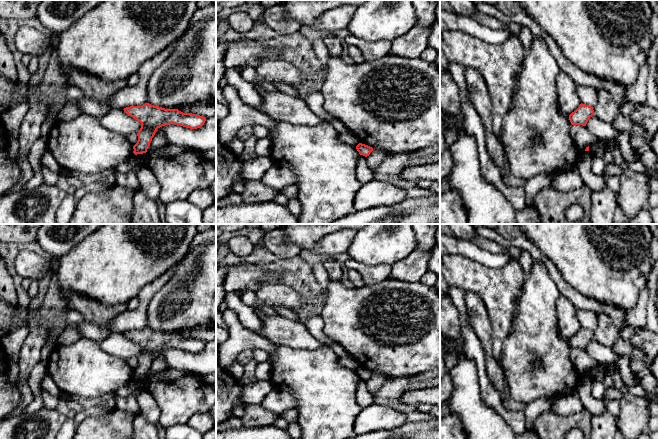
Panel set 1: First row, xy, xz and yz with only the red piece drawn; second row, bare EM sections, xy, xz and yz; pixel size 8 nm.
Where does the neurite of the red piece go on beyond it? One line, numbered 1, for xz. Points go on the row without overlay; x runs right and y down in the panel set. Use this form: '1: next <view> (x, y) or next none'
1: next none

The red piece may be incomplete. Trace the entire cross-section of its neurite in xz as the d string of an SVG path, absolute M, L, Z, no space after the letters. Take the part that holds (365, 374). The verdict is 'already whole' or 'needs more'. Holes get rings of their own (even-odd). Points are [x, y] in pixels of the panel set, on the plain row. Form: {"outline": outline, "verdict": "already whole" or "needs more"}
{"outline": "M359 367L356 370L356 373L357 373L357 375L359 376L360 379L363 379L365 381L369 380L370 377L373 375L372 371L365 369L365 368L362 368L362 367Z", "verdict": "already whole"}

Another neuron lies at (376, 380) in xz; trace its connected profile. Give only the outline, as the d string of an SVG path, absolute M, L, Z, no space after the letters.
M373 373L370 379L366 381L368 391L372 394L377 392L387 378L388 376L385 374Z

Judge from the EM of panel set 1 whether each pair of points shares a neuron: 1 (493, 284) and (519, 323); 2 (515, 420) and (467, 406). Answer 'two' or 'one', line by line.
1: two
2: two

